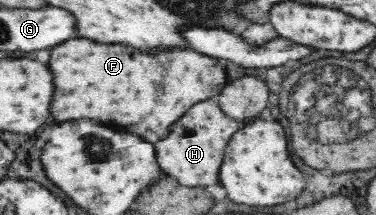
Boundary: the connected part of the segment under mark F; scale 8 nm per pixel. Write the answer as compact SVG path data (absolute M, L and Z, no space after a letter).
M70 39L60 47L50 51L48 69L52 73L54 93L50 103L50 115L56 123L76 121L76 119L94 119L108 127L124 127L128 133L148 139L148 143L156 143L168 135L168 127L180 119L194 103L210 99L220 91L204 91L210 85L222 85L222 69L216 67L216 59L200 55L196 51L176 51L160 57L148 57L138 53L132 47L124 45L106 45L96 43L92 39Z

